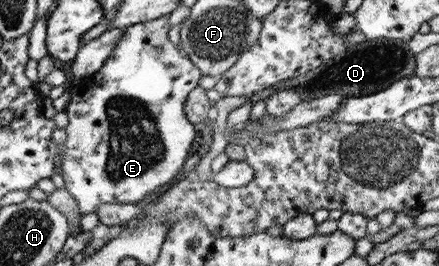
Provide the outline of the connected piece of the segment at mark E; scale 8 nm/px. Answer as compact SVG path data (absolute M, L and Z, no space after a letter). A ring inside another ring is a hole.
M168 16L154 18L154 20L148 20L148 22L130 24L130 26L126 27L124 36L112 48L110 56L104 60L101 68L91 78L81 79L71 87L69 92L70 100L68 100L63 110L67 116L67 125L63 128L66 135L66 150L64 151L64 158L59 167L63 176L63 187L76 200L76 206L79 208L80 216L88 212L93 212L95 206L100 203L136 203L138 200L142 200L146 194L152 194L158 190L159 186L162 186L162 184L168 182L174 175L178 174L180 167L184 164L186 154L188 154L188 148L190 148L190 144L192 144L192 139L194 138L193 125L186 120L183 111L184 101L187 95L197 86L198 80L202 78L202 75L198 72L198 68L194 67L192 62L189 62L182 56L181 52L169 42L167 38L168 30Z

